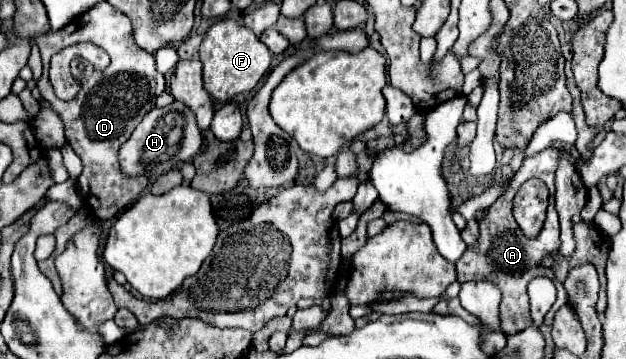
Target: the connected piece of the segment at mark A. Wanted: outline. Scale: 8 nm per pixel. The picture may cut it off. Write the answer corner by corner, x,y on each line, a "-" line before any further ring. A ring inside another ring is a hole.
555,143
551,147
547,147
545,151
529,157
523,161
521,169
507,181
503,195
487,209
485,217
479,221
479,239
473,247
467,247
467,251
463,253
463,257
455,263
457,265
457,275
459,281
489,281
495,283
503,295
501,299
501,307
499,307
499,317
501,317
501,331
505,335
511,333
519,333
523,329
527,329
531,325
531,315
529,315
529,297
527,297
527,285
531,279
535,277
549,277
555,287
557,287
557,301
553,303
551,311
545,315
545,325
553,323
553,315
555,311
567,303
567,293
563,289
563,285
549,276
549,269
541,267
541,259
547,257
549,253
557,251
561,245
560,240
560,223
559,215
555,211
555,167
557,167
557,157
561,149
573,149
573,163
581,165
579,161
579,151
571,145
561,145
-
531,177
541,179
543,183
547,183
551,195
549,195
549,209
547,209
547,219
545,219
545,227
539,231
539,235
535,239
525,237
525,233
517,227
517,221
513,219
511,213
511,201
517,193
517,189

